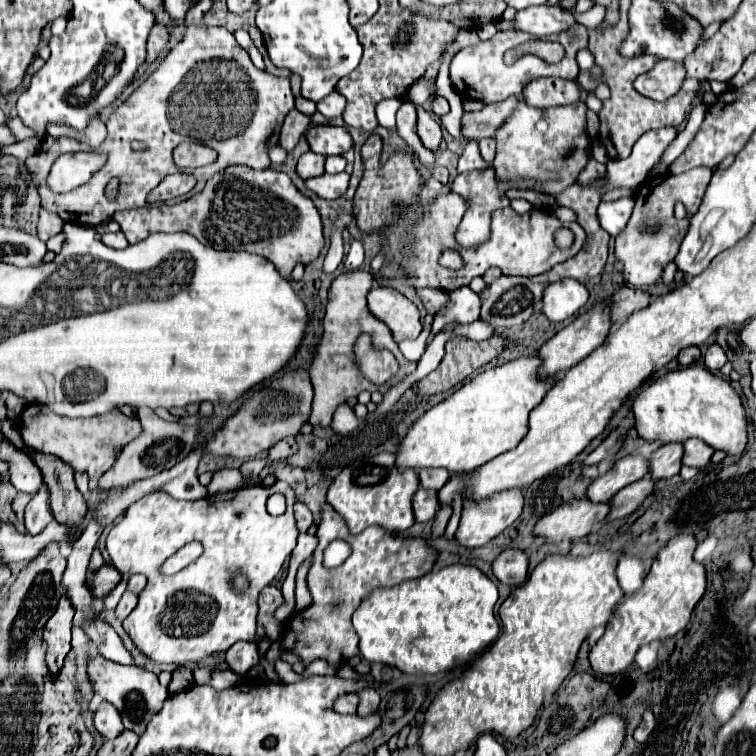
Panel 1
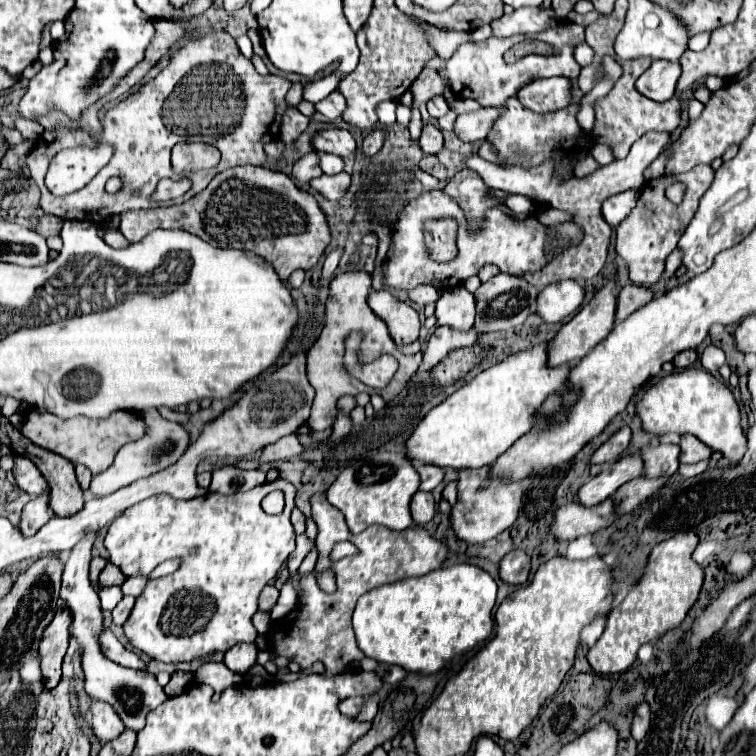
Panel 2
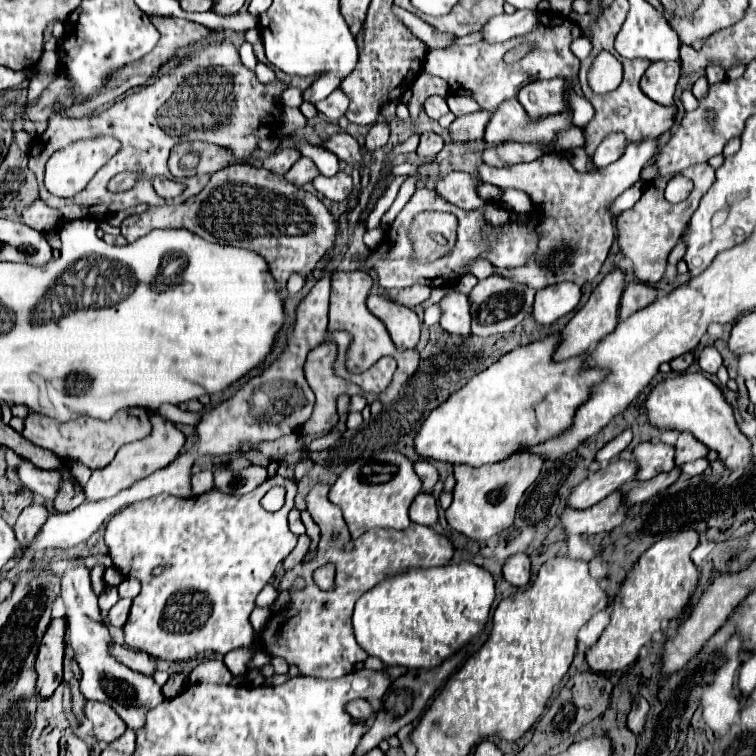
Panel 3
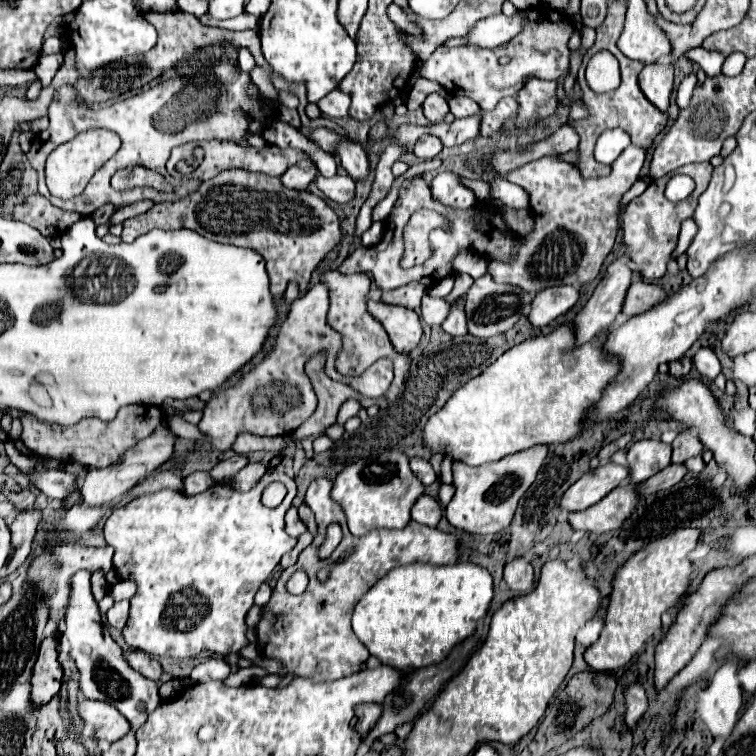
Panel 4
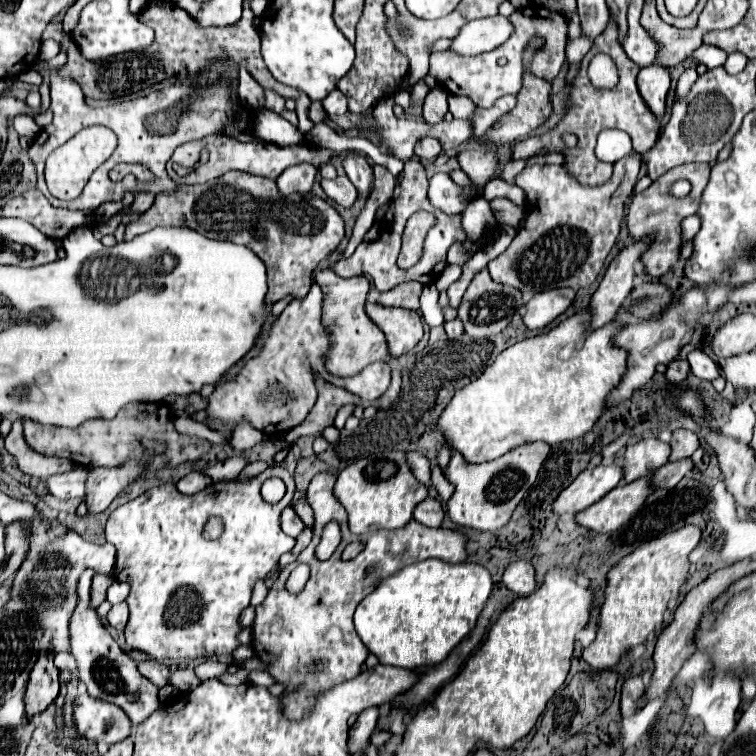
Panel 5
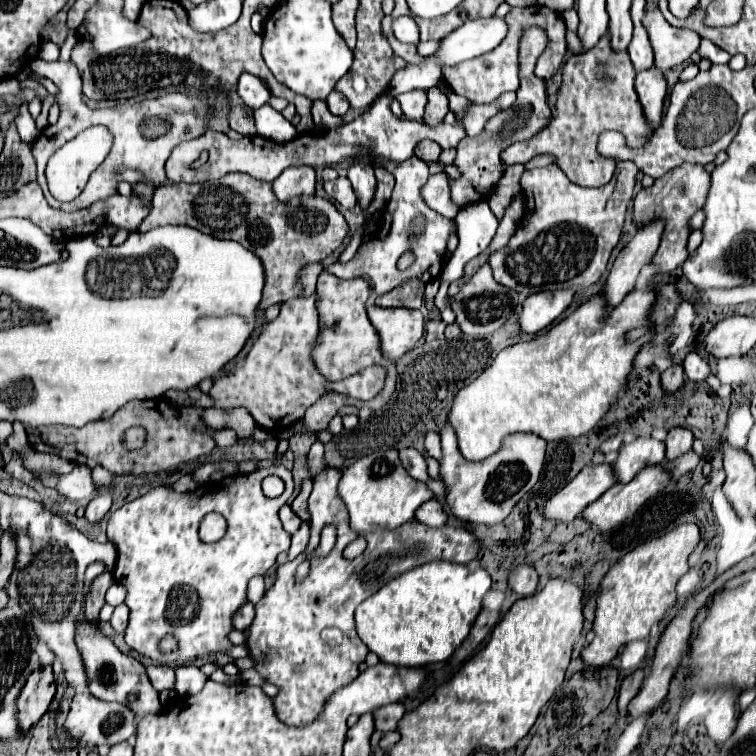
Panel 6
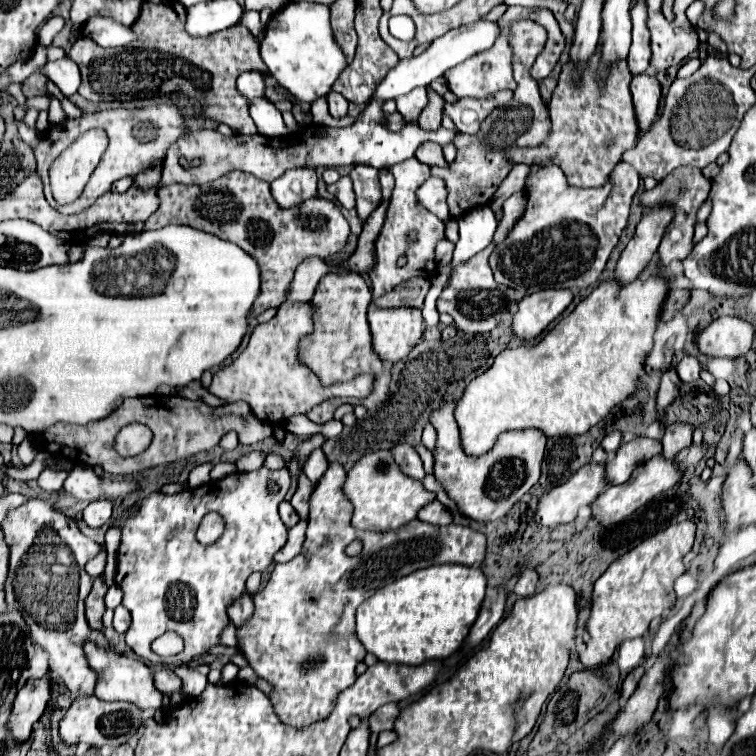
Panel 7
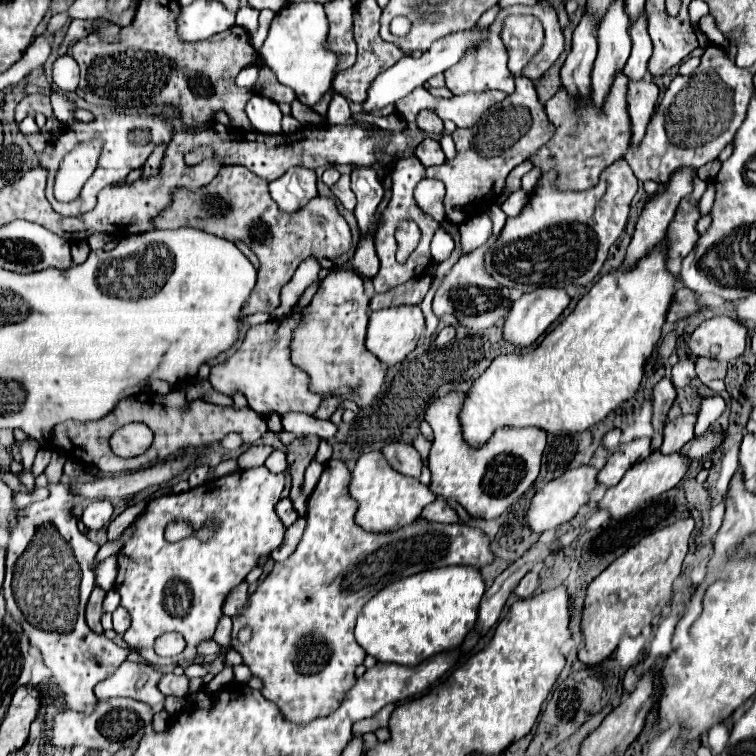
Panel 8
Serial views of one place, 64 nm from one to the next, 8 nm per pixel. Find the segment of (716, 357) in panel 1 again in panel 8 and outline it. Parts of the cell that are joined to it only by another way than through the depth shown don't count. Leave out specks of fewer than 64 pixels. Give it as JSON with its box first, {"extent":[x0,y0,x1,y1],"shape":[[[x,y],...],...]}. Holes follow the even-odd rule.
{"extent":[670,360,696,388],"shape":[[[682,360],[676,366],[672,366],[672,370],[670,370],[670,380],[672,380],[674,388],[684,388],[692,378],[696,378],[692,360]]]}

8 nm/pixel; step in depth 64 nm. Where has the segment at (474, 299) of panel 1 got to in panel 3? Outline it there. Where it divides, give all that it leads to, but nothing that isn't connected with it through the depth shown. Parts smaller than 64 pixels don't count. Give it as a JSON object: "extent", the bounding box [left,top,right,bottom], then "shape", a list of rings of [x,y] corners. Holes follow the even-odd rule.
{"extent":[440,290,470,336],"shape":[[[452,290],[442,298],[440,306],[442,306],[440,326],[450,334],[468,336],[470,334],[470,312],[468,312],[470,304],[468,304],[468,296],[466,294],[456,294]]]}

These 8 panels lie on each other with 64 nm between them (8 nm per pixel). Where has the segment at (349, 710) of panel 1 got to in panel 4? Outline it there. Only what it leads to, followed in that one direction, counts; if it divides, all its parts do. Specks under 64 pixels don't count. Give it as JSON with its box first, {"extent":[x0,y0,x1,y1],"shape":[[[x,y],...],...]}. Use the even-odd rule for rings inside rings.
{"extent":[356,704,382,740],"shape":[[[362,704],[362,706],[358,706],[356,708],[356,718],[358,718],[358,722],[356,722],[356,732],[360,734],[360,738],[364,740],[366,738],[366,734],[374,728],[374,724],[378,722],[378,718],[380,718],[380,714],[382,714],[382,706],[378,706],[378,704]]]}

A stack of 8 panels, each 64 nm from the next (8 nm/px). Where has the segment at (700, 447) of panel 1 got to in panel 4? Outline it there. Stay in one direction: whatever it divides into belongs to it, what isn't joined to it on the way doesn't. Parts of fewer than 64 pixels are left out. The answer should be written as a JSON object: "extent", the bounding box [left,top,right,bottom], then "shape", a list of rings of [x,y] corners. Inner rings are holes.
{"extent":[672,432,704,464],"shape":[[[680,432],[672,446],[674,446],[674,452],[672,452],[672,462],[674,464],[682,464],[688,458],[704,452],[704,446],[694,432]]]}

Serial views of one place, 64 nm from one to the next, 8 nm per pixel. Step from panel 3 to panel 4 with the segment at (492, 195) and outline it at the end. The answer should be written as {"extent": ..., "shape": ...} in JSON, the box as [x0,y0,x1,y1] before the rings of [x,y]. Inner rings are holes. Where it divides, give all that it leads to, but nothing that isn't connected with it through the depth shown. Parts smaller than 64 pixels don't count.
{"extent":[461,177,490,200],"shape":[[[461,177],[461,182],[468,188],[470,188],[477,199],[479,200],[490,200],[490,184],[482,180],[471,180]]]}

